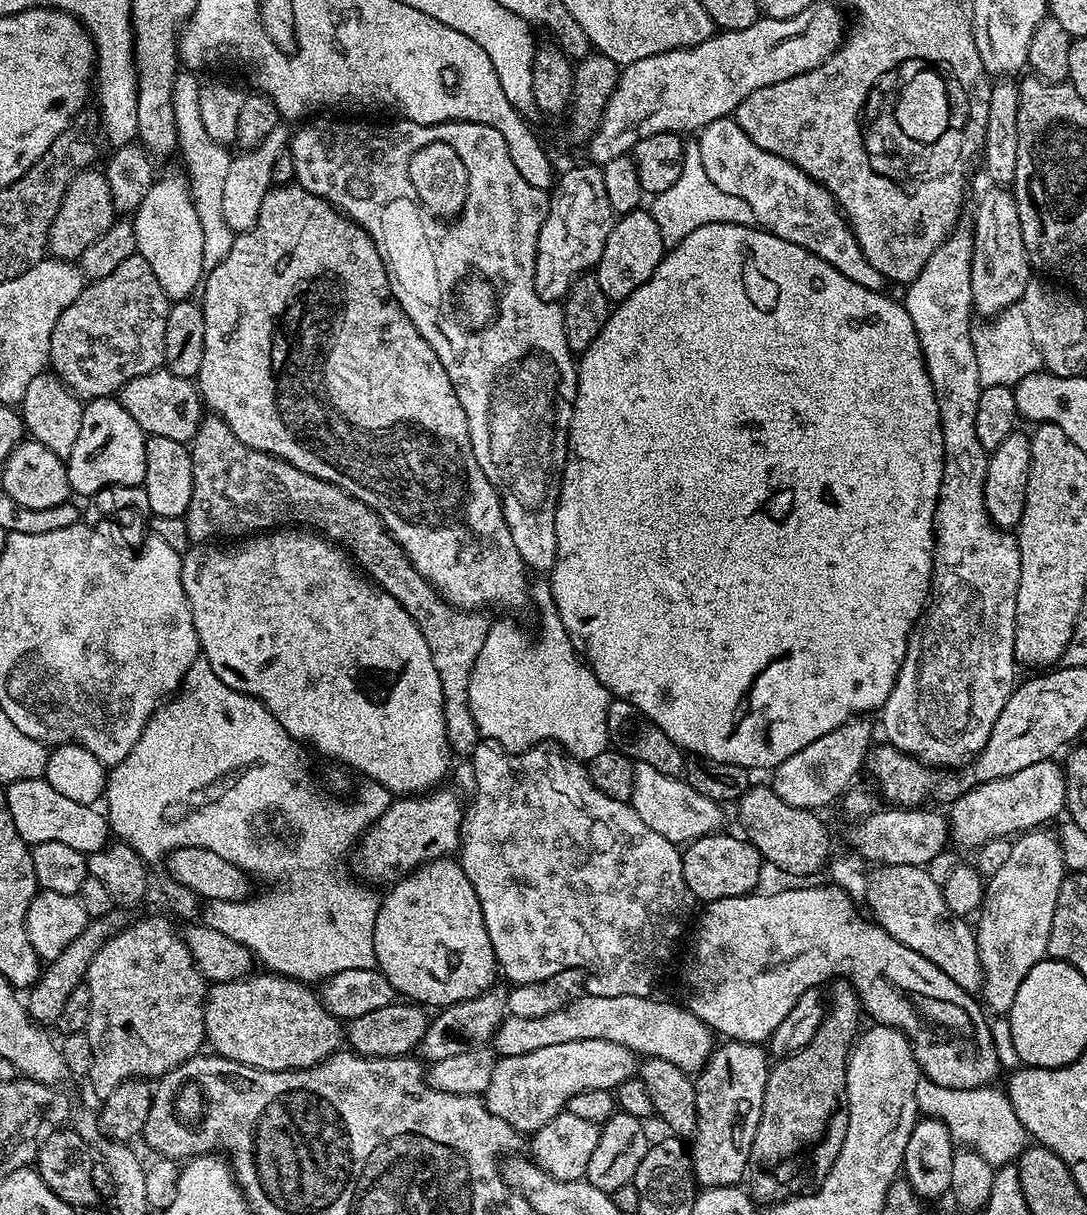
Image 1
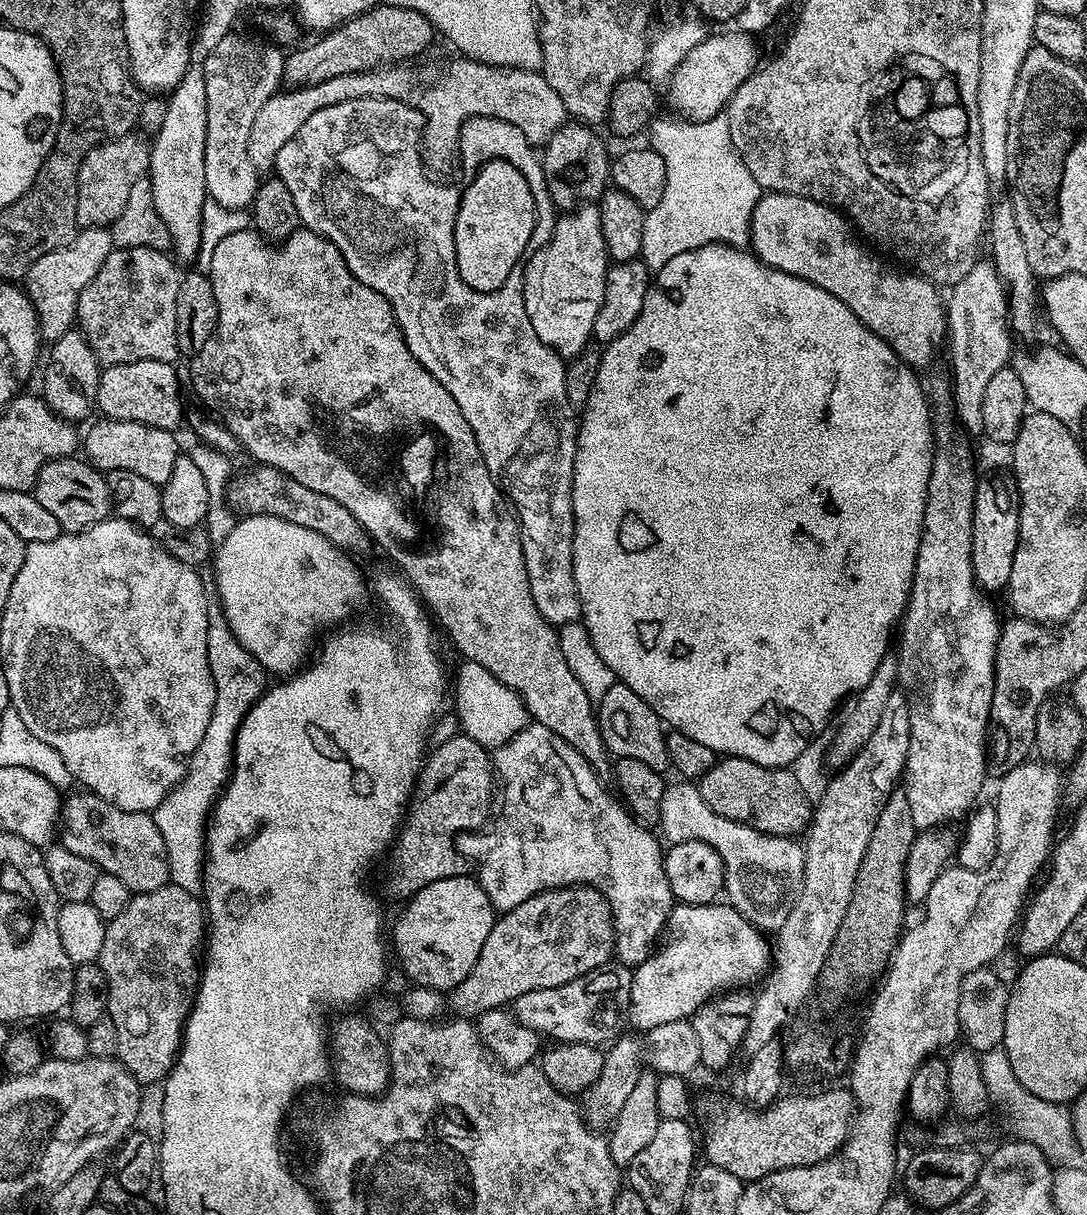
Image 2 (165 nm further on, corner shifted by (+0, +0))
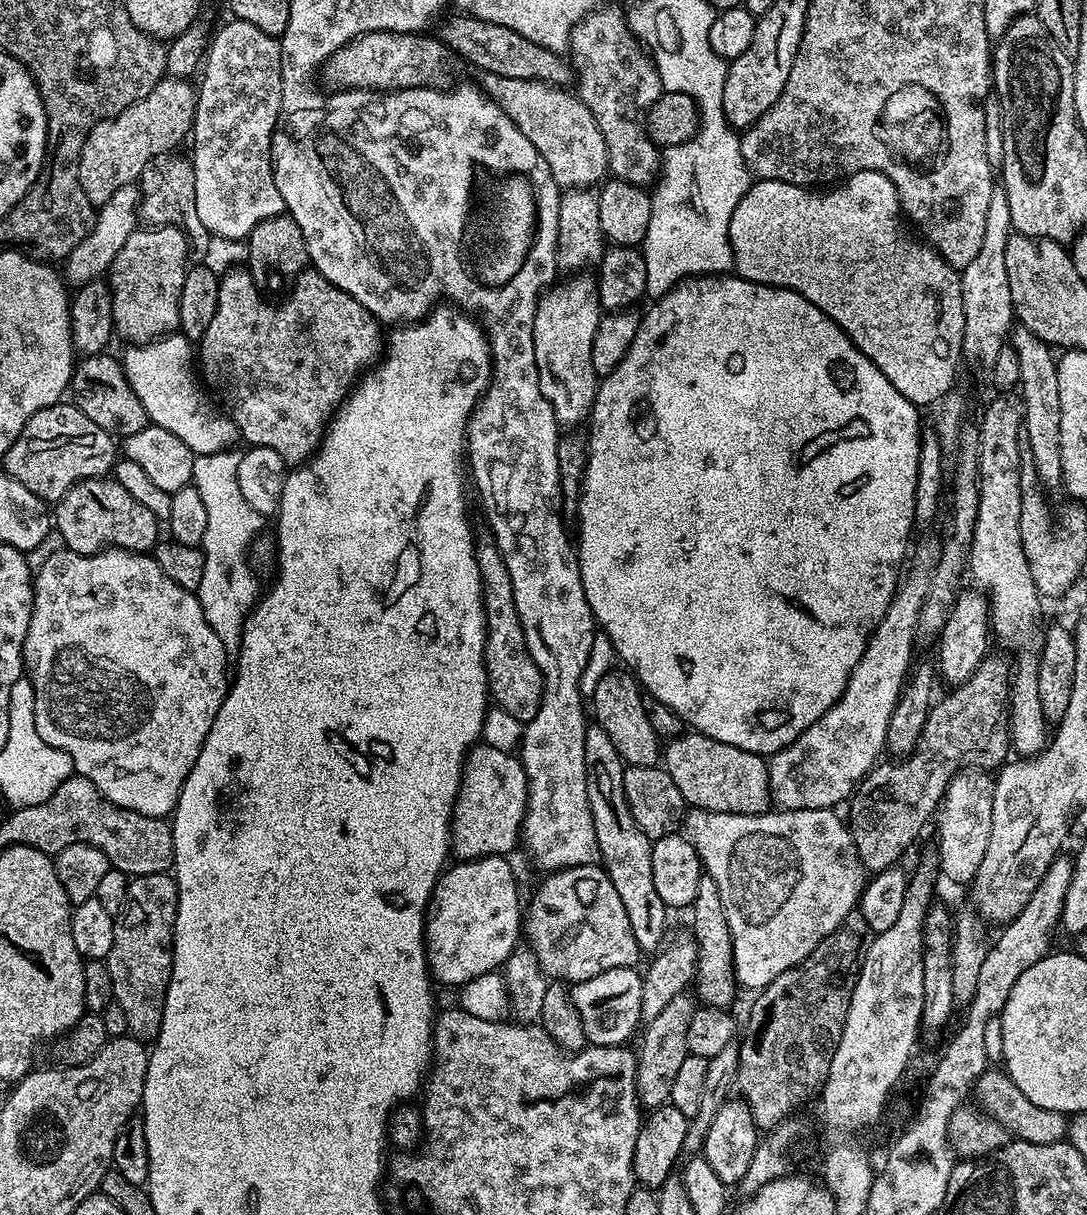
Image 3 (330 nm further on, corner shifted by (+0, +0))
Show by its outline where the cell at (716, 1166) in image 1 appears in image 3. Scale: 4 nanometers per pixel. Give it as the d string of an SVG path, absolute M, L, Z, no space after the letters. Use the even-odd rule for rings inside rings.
M706 874L698 882L698 894L690 906L692 929L690 935L696 941L695 995L699 1003L713 1008L727 1009L728 1003L738 993L736 975L732 969L732 939L730 926L726 922L726 910L722 910L722 898L718 894L718 882ZM700 995L700 996L699 996Z

